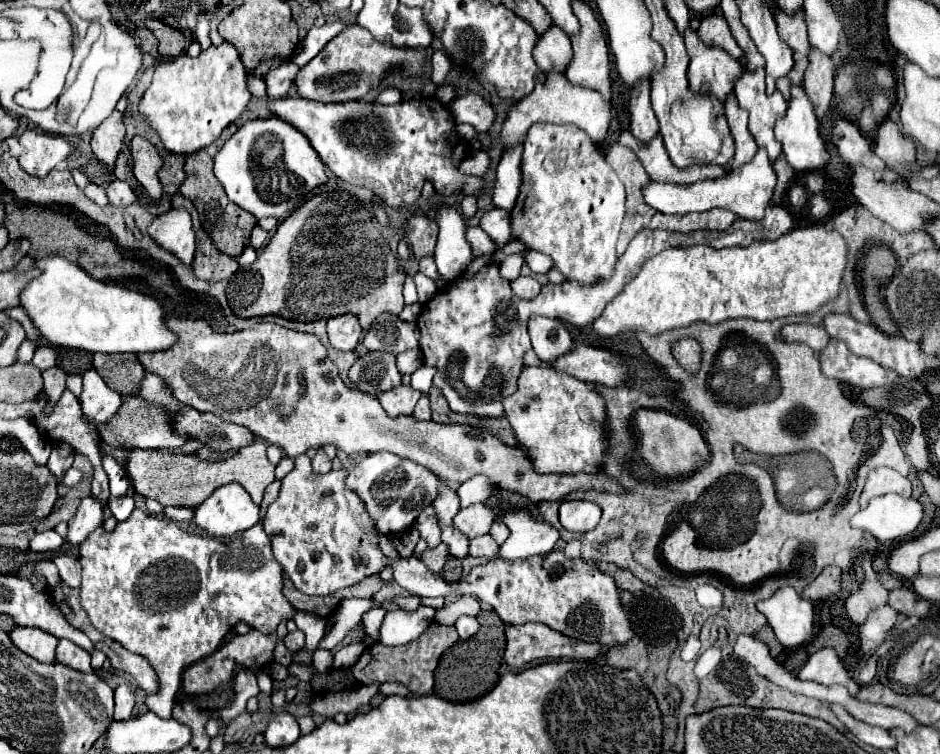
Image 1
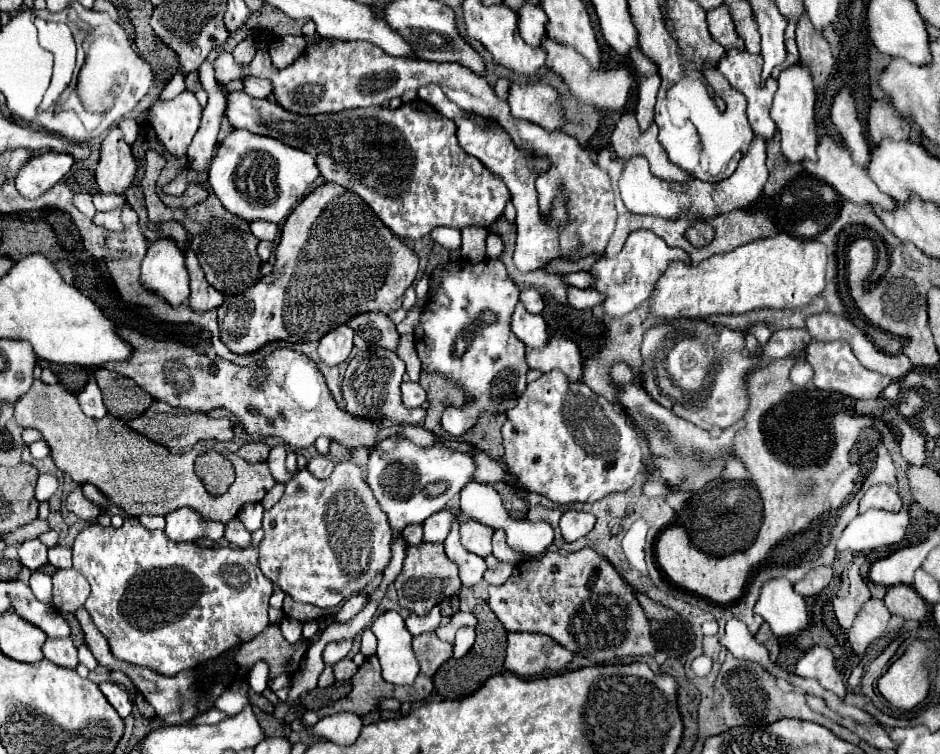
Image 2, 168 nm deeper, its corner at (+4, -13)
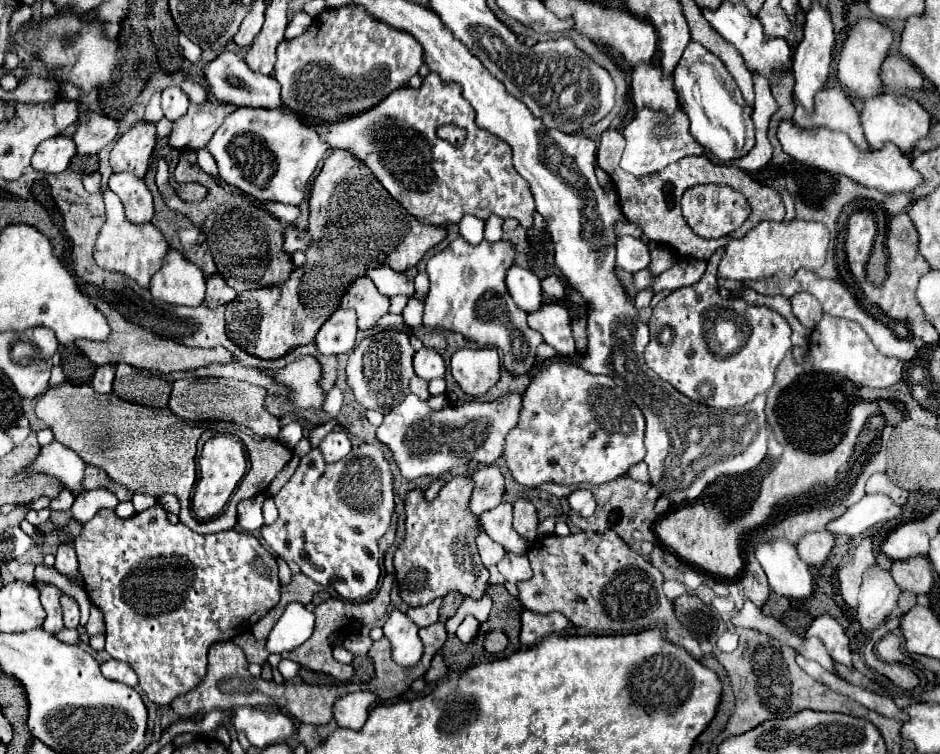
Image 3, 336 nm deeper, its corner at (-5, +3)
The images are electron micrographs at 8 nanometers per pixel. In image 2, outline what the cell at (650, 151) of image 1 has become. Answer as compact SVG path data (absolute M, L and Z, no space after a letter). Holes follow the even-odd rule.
M626 112L618 118L616 128L612 132L612 148L618 158L628 160L634 154L642 154L650 162L652 174L672 180L672 182L686 182L690 176L678 164L672 164L664 146L658 142L658 128L650 124L646 132L640 132L634 112Z

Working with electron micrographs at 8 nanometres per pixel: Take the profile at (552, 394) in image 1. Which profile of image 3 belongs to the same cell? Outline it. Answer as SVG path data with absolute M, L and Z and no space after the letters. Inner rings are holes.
M571 362L543 364L531 378L519 412L517 426L507 434L503 458L513 478L529 488L543 482L555 482L561 486L577 486L583 482L605 484L613 478L625 476L627 470L645 458L645 420L641 410L627 400L623 390L609 376L591 374Z

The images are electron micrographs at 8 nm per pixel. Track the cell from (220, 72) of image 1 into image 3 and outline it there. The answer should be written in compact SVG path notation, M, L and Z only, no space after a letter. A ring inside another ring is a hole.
M179 86L165 88L163 94L161 94L161 106L163 106L165 118L175 122L177 118L181 118L187 112L189 98L187 98L187 94Z

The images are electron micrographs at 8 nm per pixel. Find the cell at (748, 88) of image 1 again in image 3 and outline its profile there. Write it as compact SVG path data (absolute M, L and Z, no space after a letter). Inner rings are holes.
M721 4L715 12L703 10L703 16L727 42L731 42L739 50L739 54L743 56L743 60L745 60L747 68L751 70L751 74L761 76L769 82L777 82L781 78L781 74L789 72L791 60L793 60L793 52L791 52L789 44L783 38L765 38L763 26L759 24L759 20L755 16L751 16L747 12L745 6Z

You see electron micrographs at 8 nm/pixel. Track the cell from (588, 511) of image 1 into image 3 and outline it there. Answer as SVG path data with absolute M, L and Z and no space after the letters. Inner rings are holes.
M579 488L567 500L569 500L571 510L575 514L579 514L581 518L591 518L593 516L593 512L595 512L595 498L593 498L593 494L589 490Z

